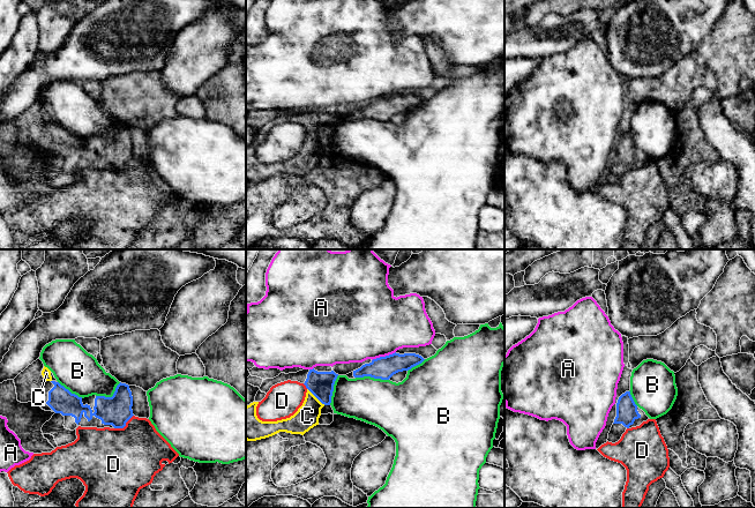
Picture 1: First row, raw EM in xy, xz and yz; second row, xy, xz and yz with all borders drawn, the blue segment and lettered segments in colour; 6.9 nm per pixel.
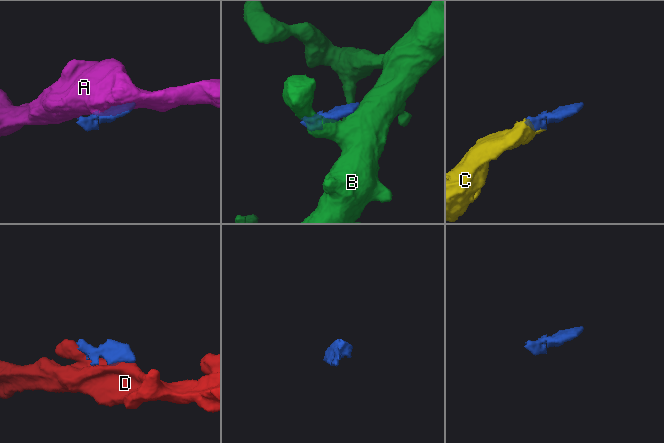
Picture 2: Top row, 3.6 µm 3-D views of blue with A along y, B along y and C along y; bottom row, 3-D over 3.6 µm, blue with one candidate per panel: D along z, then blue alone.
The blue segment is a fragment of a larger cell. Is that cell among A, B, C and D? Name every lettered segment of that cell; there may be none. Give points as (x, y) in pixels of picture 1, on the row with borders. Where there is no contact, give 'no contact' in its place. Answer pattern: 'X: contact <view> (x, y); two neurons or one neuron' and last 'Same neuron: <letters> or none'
A: contact xz (383, 357); two neurons
B: contact xz (372, 376); two neurons
C: contact xz (316, 397); one neuron
D: contact xy (125, 425); two neurons
Same neuron: C

